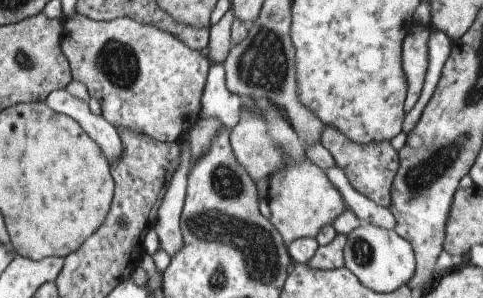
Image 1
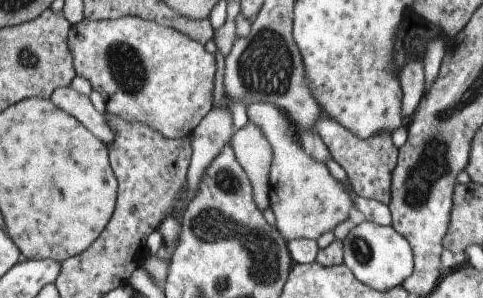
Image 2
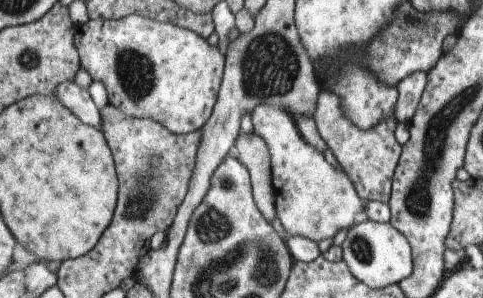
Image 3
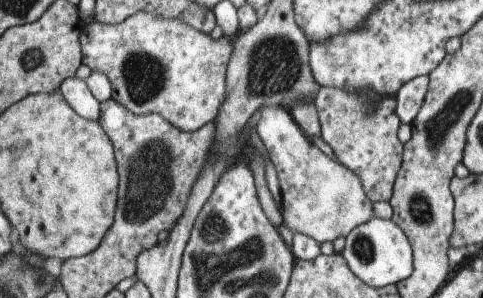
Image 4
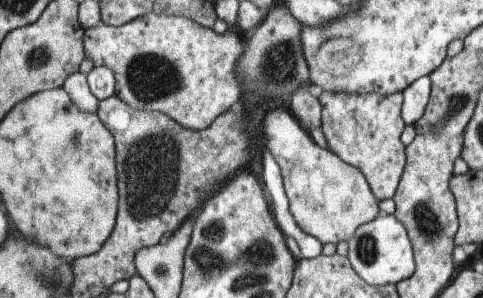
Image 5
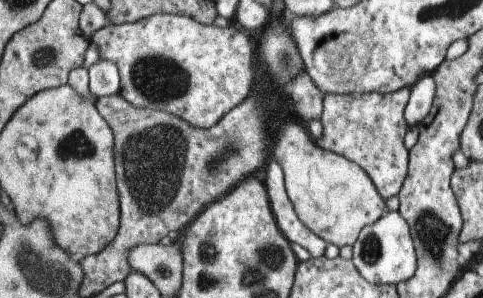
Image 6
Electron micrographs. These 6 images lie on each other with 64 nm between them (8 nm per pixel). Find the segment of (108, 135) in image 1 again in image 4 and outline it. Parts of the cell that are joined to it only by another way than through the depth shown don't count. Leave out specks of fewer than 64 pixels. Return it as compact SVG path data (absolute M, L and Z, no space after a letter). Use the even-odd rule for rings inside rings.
M67 78L65 82L61 82L59 86L61 96L65 98L65 102L85 120L99 120L99 102L93 98L93 94L89 92L85 80L81 78Z

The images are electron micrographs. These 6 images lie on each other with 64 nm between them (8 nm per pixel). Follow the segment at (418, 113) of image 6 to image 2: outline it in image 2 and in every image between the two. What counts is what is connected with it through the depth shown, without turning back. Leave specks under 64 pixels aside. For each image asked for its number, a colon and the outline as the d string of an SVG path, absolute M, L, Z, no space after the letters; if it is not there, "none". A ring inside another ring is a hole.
2: M413 58L411 62L407 62L407 66L403 66L403 72L397 76L399 78L399 86L403 92L403 100L401 100L401 116L403 122L407 124L407 118L417 110L421 96L425 94L423 86L423 62L419 58Z
3: M417 72L411 74L407 78L403 78L395 88L397 88L397 102L395 102L395 112L393 116L397 118L397 124L409 124L409 120L413 118L419 100L423 96L423 90L427 86L427 74L425 72Z
4: M427 76L413 78L411 82L407 82L399 88L399 92L395 94L395 98L397 98L395 114L401 120L401 124L409 124L409 126L413 124L415 116L421 110L423 100L425 100L427 88L429 88L429 78Z
5: M429 76L415 80L413 84L409 84L403 90L401 120L405 122L405 126L415 124L423 116L427 102L429 102L429 96L431 96L431 78Z

